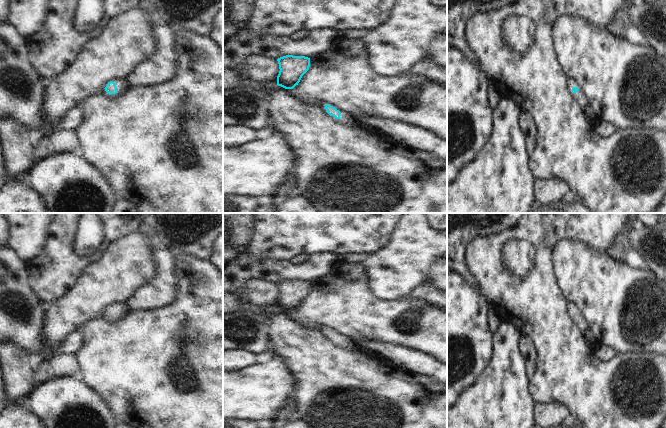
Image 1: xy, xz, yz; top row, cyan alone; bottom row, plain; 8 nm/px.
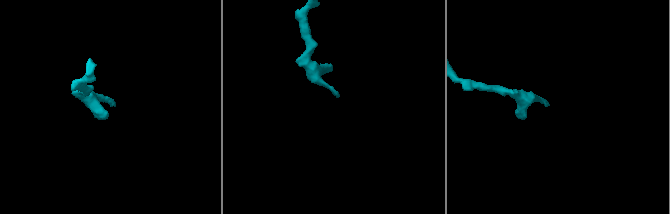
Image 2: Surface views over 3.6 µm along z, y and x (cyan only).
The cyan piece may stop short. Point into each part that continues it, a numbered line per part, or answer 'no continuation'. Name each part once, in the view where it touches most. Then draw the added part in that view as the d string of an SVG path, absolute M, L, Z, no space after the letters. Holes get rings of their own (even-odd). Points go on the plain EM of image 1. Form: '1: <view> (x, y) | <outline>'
1: xz (346, 342) | M320 325L318 330L323 336L326 336L326 333L325 333L326 328L329 328L329 329L335 331L333 328L330 328L330 327L326 326L326 325ZM336 332L336 333L340 335L340 342L336 343L334 340L330 340L333 345L339 346L341 348L345 348L347 350L358 350L358 349L360 349L355 344L354 340L352 340L350 337L348 337L348 336L344 335L344 334L341 334L339 332Z

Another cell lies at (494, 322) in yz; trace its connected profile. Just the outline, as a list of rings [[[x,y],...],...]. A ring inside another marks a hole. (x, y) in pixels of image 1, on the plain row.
[[[489,309],[488,311],[488,326],[490,331],[494,334],[494,332],[498,329],[498,327],[502,324],[502,321],[498,318],[496,313]]]

